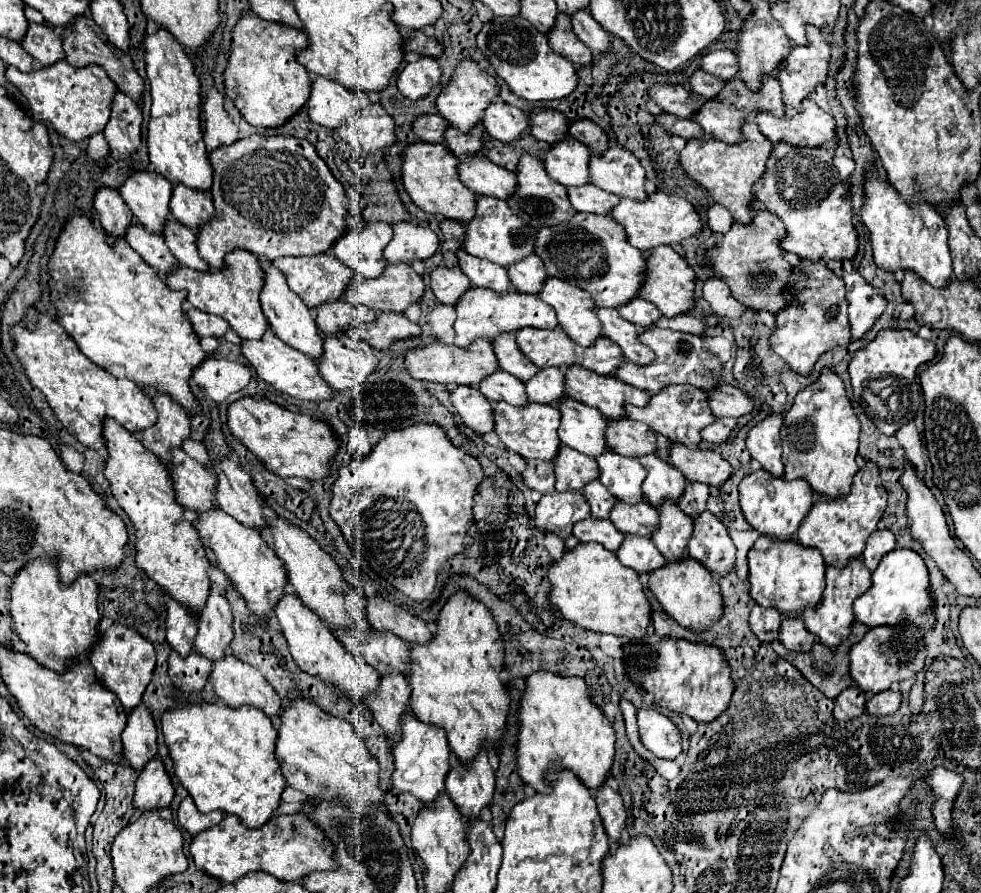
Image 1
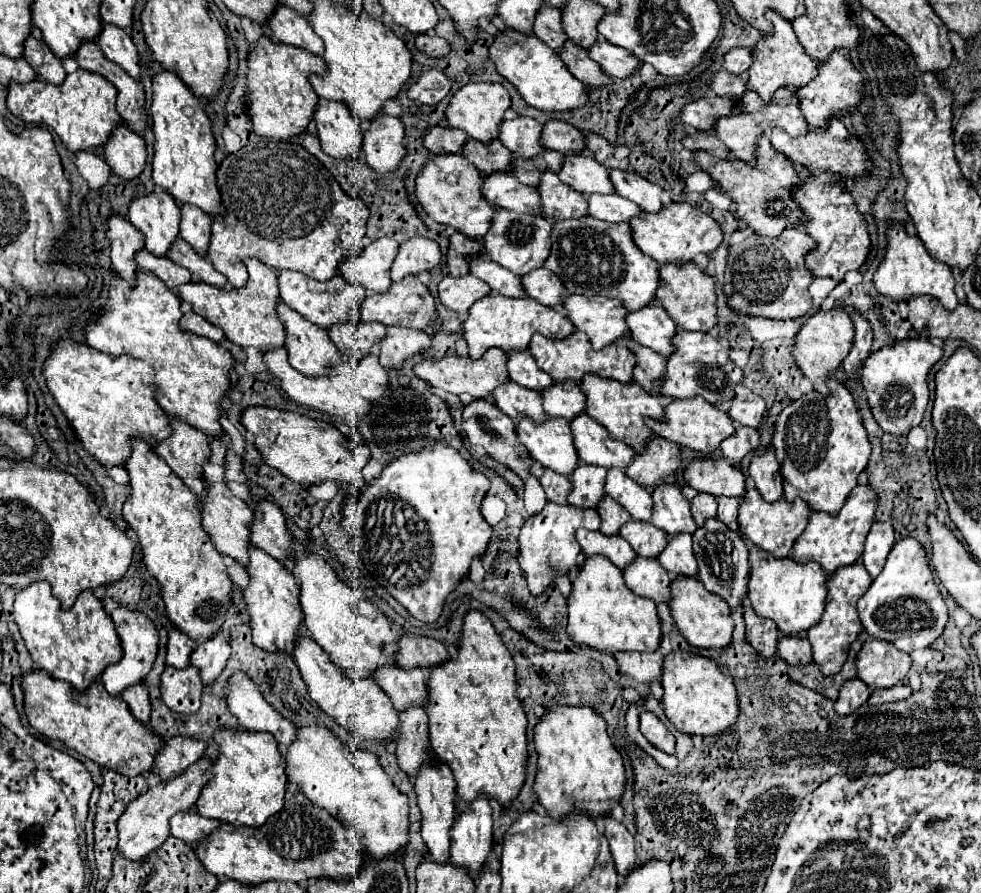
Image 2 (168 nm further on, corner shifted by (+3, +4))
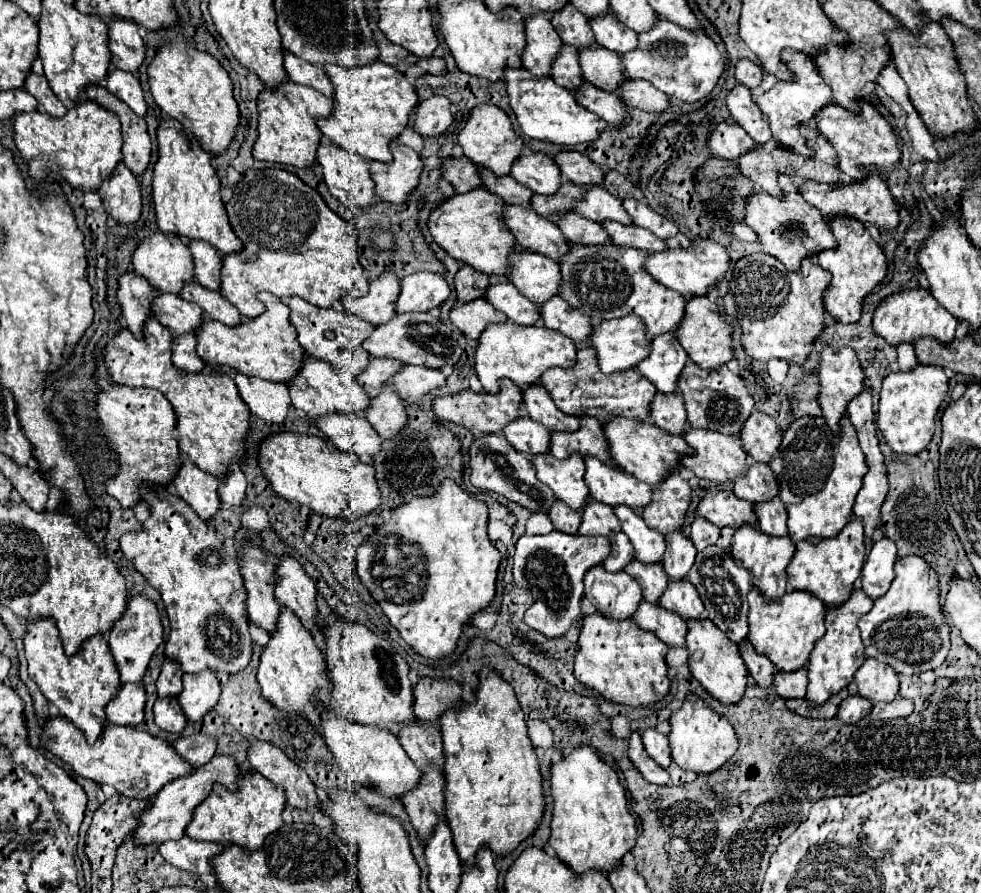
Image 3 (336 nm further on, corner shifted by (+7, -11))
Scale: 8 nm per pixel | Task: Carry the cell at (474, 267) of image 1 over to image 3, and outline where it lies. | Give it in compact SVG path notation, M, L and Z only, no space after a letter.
M499 282L495 286L489 286L489 292L485 296L497 310L505 312L507 318L521 326L533 326L541 318L539 306L527 300L511 282Z

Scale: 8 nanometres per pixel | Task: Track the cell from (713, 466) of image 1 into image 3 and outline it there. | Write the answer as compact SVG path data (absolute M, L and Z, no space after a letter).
M711 492L707 494L699 506L697 514L707 518L711 524L725 528L739 528L741 524L755 524L757 516L753 506L747 500L737 498L733 492Z

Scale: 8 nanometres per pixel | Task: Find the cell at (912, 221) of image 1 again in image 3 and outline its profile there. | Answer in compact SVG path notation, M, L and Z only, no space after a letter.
M923 288L917 290L905 290L901 294L893 294L885 298L873 316L873 334L887 340L891 346L899 346L903 342L913 344L919 338L933 338L939 344L947 346L955 340L955 328L957 320L937 304L937 300Z

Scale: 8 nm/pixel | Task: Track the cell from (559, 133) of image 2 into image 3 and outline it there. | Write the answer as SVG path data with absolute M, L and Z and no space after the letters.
M561 152L555 156L557 166L565 180L579 186L601 186L605 172L599 164L591 162L587 156L579 152Z

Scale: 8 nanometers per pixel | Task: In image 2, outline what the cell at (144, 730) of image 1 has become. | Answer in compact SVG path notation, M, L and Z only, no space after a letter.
M137 683L129 689L125 689L121 693L121 699L129 705L133 717L143 723L145 727L149 727L149 715L151 715L151 703L149 703L149 695L147 695L147 687L143 683Z

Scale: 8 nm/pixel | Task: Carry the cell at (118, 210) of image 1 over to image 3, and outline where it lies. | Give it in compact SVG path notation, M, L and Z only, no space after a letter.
M125 272L119 278L119 292L117 300L121 304L123 316L127 320L127 328L135 336L143 336L141 328L145 326L145 320L151 318L151 302L155 298L155 290L149 286L149 282L135 272Z

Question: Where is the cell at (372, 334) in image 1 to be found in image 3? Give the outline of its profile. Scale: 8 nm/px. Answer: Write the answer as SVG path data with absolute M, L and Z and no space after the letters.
M403 366L403 370L391 378L391 384L397 388L399 396L409 402L417 404L421 398L437 388L445 386L447 376L441 370L433 368L423 368L423 366Z

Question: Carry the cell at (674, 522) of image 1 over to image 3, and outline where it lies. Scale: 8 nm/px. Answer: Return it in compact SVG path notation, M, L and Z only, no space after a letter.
M689 580L669 582L665 594L661 596L661 606L669 608L669 612L677 612L683 620L701 618L705 612L703 602Z

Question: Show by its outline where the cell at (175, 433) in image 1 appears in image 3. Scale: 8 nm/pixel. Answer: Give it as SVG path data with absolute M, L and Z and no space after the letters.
M189 460L183 462L173 486L201 520L211 520L221 508L221 498L217 492L219 480L193 466Z

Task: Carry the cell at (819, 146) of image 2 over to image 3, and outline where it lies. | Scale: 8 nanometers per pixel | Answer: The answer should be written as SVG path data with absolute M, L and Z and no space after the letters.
M871 174L867 176L863 182L855 182L853 186L841 184L839 188L831 188L827 184L817 184L817 182L803 182L801 188L803 198L813 204L821 216L825 216L825 220L829 218L837 218L837 216L845 216L845 218L855 218L859 222L869 222L873 224L877 230L885 230L891 232L899 226L899 210L897 210L897 200L891 196L887 184L881 180L879 174Z

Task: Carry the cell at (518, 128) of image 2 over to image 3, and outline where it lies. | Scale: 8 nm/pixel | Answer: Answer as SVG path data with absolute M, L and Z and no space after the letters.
M523 152L521 160L513 164L511 178L531 188L535 194L557 194L561 186L561 172L555 160L539 152Z

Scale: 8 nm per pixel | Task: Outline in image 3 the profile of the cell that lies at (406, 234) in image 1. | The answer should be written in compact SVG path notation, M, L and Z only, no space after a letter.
M415 272L401 280L397 312L429 312L449 298L447 282L433 272Z

